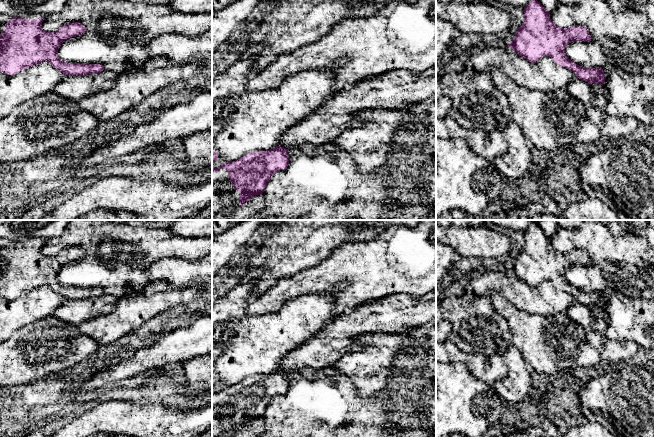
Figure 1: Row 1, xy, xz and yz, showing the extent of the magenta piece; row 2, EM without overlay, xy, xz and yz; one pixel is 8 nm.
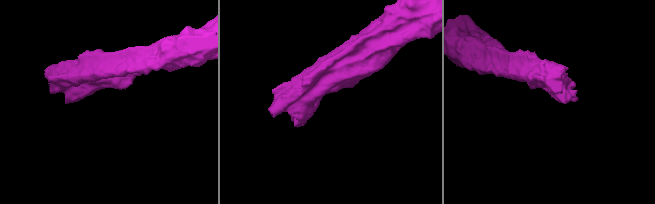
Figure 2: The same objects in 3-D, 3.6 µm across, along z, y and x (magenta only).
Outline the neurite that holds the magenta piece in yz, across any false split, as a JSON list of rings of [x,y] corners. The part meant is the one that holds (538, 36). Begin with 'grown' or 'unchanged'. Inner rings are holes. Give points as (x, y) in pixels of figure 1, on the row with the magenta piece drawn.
unchanged | [[[531,0],[524,7],[524,21],[508,46],[531,63],[549,56],[558,66],[570,69],[577,78],[590,84],[603,85],[606,73],[602,67],[581,67],[566,56],[565,47],[572,41],[590,42],[587,28],[580,25],[569,28],[556,26],[550,12],[537,0]]]

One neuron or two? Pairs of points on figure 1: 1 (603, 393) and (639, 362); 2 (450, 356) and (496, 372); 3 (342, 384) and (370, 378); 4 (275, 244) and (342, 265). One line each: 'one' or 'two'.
1: one
2: one
3: two
4: two

